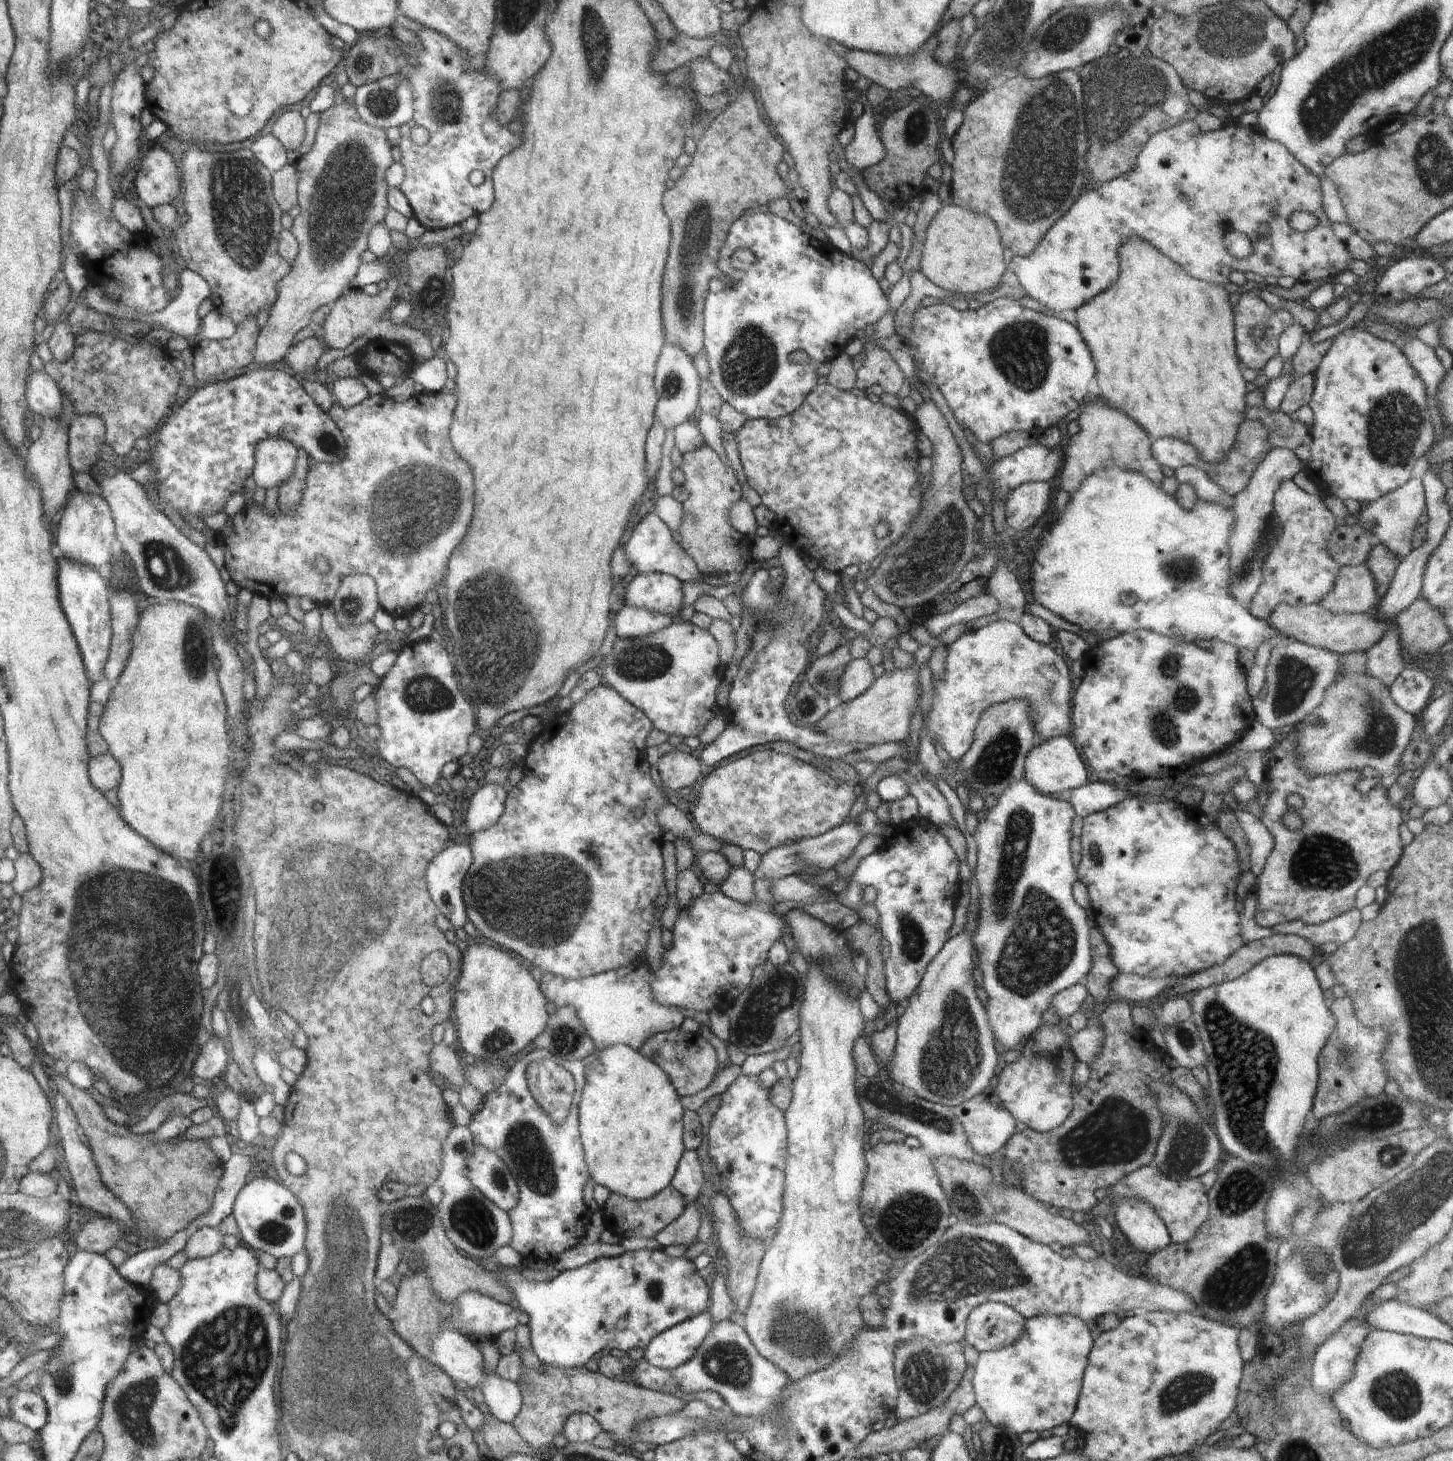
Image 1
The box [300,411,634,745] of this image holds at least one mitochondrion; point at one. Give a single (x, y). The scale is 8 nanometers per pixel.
(495, 598)

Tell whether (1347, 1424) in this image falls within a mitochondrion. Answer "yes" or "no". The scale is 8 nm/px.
no

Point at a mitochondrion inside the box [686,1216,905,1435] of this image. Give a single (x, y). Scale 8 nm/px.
(804, 1338)

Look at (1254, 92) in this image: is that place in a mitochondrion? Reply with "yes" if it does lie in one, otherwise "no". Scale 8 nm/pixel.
no

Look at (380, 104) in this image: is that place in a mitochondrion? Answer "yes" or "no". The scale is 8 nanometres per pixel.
yes

